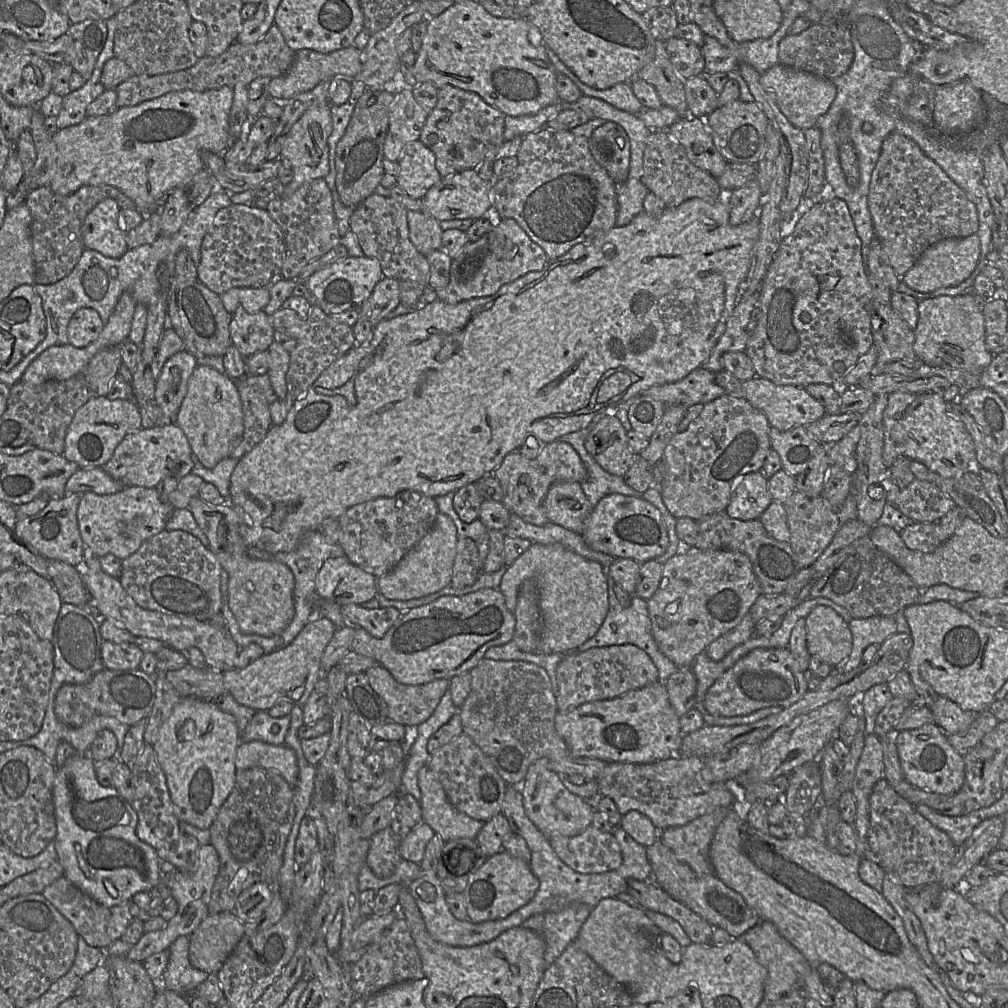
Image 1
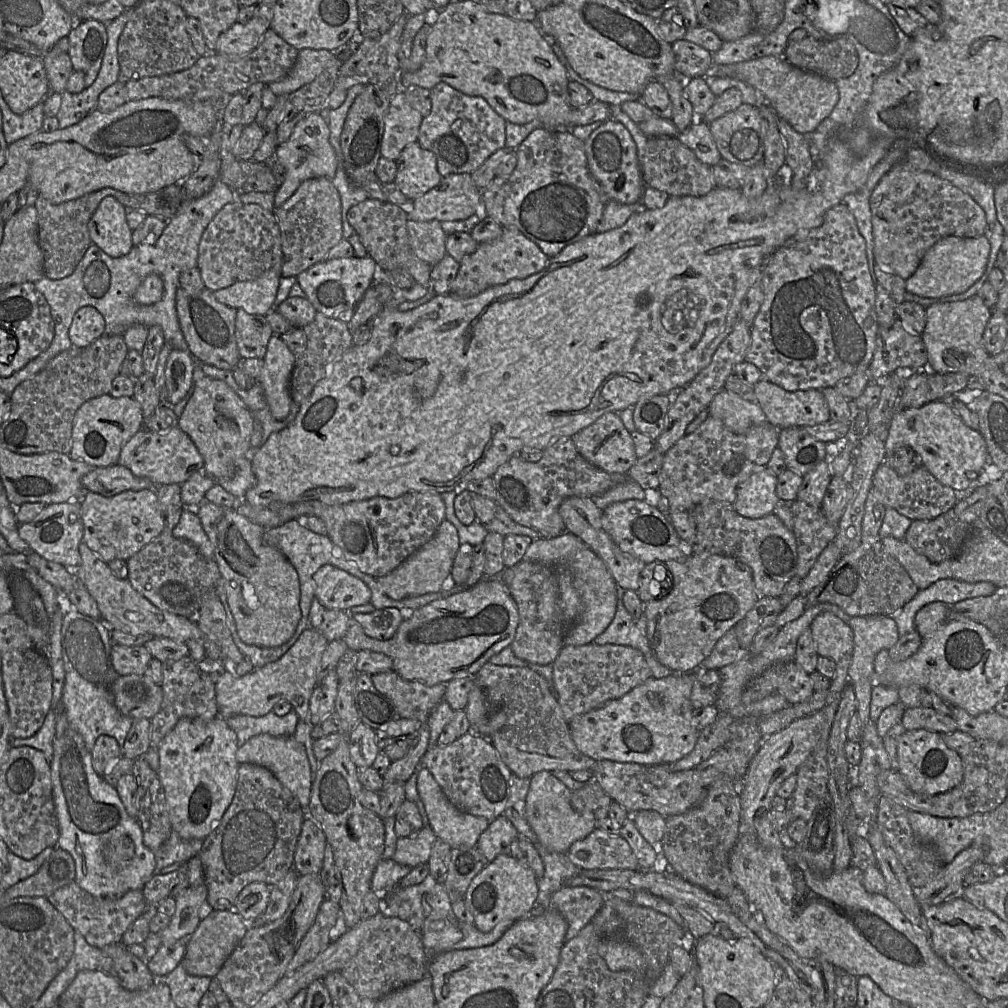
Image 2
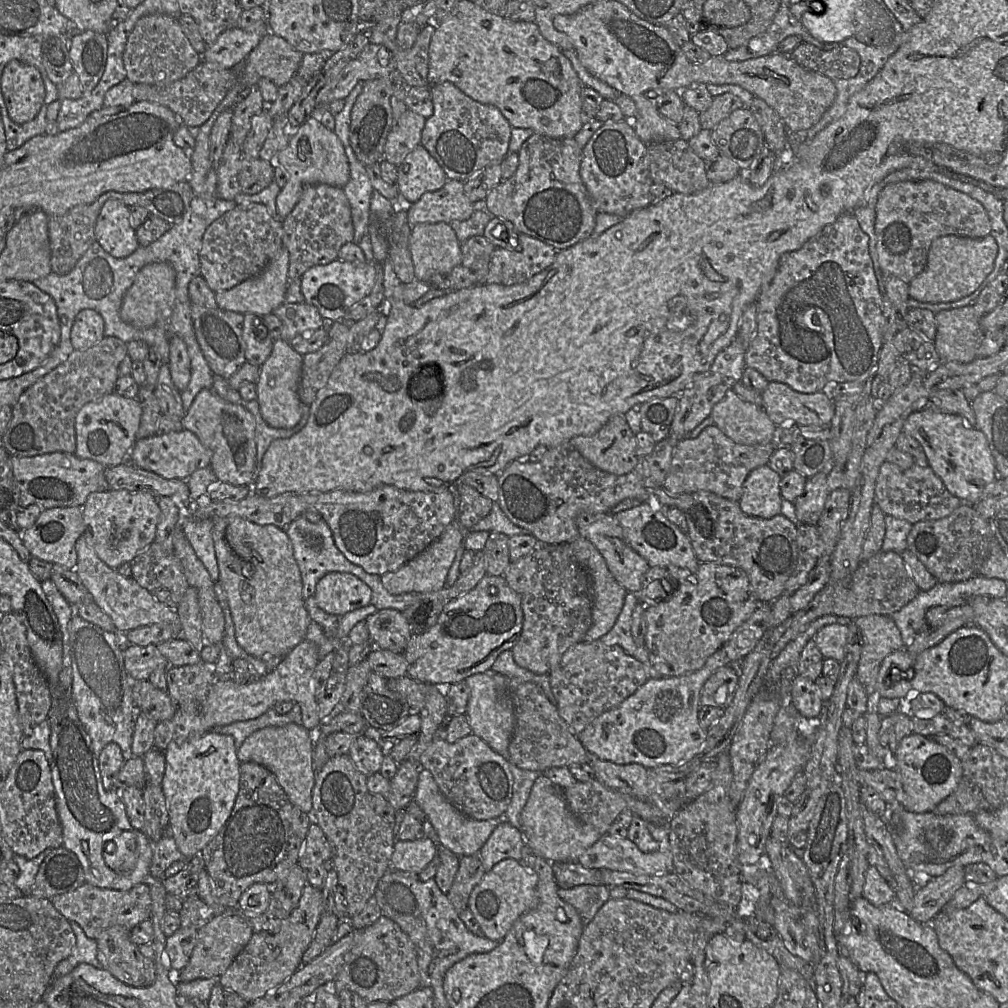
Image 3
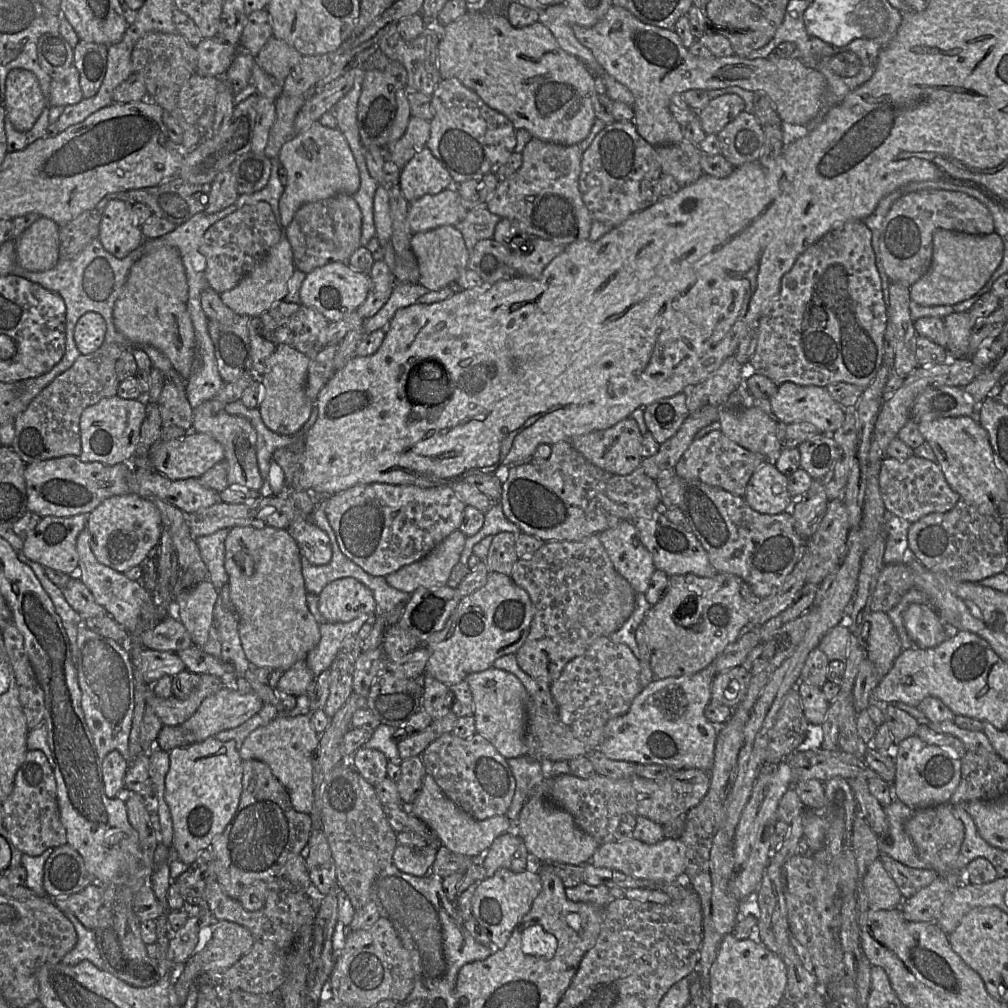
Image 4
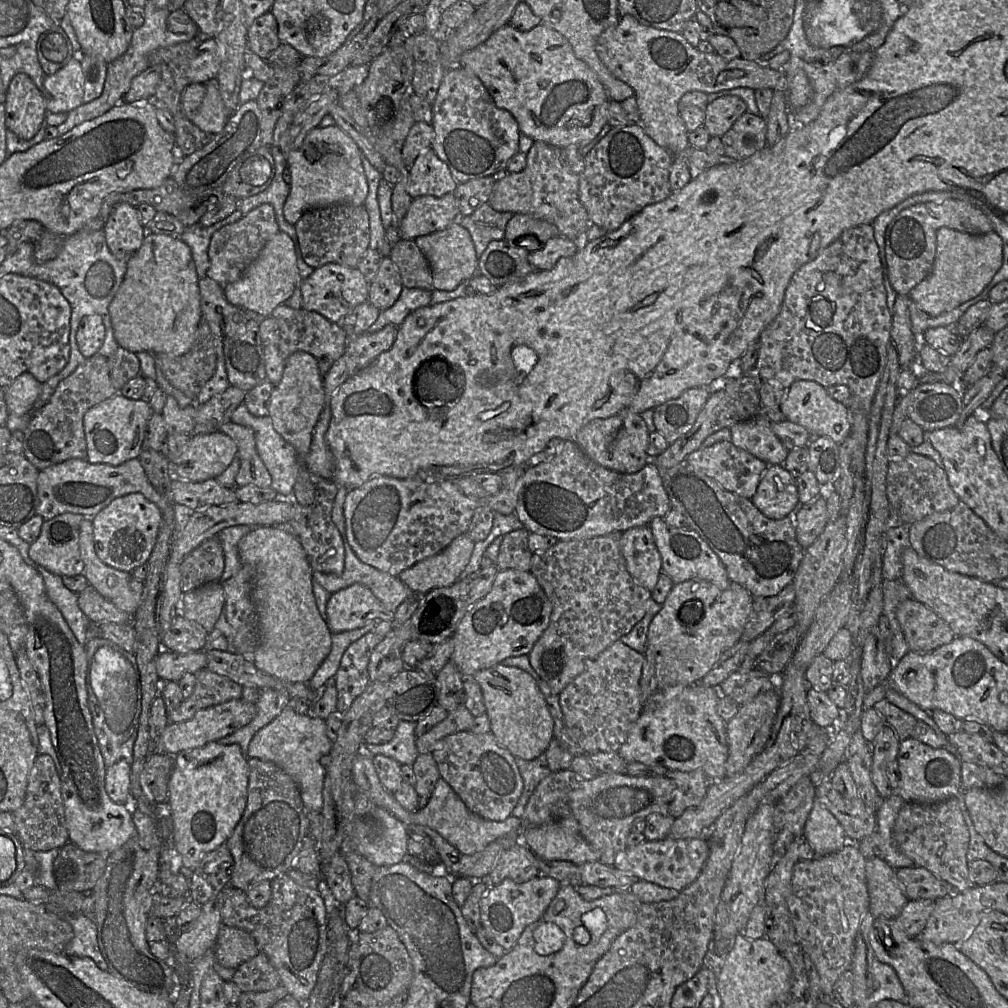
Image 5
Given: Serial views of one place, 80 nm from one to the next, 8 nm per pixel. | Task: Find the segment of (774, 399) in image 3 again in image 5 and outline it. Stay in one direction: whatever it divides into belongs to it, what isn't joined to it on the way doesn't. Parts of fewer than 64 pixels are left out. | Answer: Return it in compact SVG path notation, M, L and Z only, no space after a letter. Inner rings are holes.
M796 381L786 389L786 394L779 407L785 419L803 426L812 437L826 436L836 444L841 444L851 430L849 409L831 398L827 389L814 381Z

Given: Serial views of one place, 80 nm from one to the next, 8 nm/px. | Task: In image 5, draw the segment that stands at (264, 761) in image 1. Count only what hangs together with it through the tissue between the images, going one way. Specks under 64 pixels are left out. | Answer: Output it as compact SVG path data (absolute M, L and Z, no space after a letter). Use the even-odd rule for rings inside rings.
M288 707L253 736L248 746L247 757L272 762L283 769L298 785L304 806L311 811L320 812L326 776L321 759L330 753L331 746L325 720L297 714Z

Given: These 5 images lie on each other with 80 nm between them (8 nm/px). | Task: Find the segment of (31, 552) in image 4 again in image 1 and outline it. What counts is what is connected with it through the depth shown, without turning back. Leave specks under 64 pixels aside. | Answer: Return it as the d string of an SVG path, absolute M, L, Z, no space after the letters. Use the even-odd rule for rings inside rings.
M66 494L62 498L53 498L39 513L26 518L18 518L15 525L16 535L33 546L42 556L48 560L59 560L66 564L81 568L84 563L85 545L78 526L78 507L83 494Z

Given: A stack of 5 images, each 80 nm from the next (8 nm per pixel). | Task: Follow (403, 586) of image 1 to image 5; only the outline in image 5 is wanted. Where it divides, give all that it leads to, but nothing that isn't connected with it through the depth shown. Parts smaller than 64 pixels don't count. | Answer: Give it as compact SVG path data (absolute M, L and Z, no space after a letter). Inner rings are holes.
M461 534L436 555L399 573L398 578L412 592L421 594L451 586L469 563L474 544L466 534Z

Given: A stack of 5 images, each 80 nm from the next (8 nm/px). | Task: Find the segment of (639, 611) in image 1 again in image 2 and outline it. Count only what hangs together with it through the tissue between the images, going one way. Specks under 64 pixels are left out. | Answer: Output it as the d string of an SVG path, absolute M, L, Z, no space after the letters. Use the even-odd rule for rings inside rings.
M617 584L615 616L609 626L592 643L616 644L635 648L644 655L654 678L661 679L673 675L674 672L661 664L653 653L647 637L647 621L644 614L634 619L624 607L622 598L626 591Z

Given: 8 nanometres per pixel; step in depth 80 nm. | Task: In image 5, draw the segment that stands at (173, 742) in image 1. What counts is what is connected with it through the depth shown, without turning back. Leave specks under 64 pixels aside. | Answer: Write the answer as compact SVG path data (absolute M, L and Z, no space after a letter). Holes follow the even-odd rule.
M217 741L208 742L201 747L185 750L175 755L175 765L168 783L168 803L171 809L171 816L173 821L174 847L177 852L182 856L183 865L190 868L191 870L194 870L198 867L203 856L206 853L216 849L222 844L225 844L227 839L232 834L237 823L239 822L240 818L242 817L247 803L248 758L249 757L243 755L239 744L223 745L218 743Z

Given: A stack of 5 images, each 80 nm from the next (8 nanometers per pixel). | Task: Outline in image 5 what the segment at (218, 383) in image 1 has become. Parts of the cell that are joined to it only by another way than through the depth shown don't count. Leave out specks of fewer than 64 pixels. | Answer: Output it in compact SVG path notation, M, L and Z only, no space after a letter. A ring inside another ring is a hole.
M232 421L221 425L218 431L231 437L237 444L236 457L240 462L240 468L235 479L236 487L254 485L270 488L272 478L258 456L254 431Z

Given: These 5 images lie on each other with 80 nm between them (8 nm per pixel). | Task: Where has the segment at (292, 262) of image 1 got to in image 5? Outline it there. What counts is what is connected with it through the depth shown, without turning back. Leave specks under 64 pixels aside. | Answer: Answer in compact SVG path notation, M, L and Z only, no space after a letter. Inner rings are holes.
M336 204L311 208L294 226L299 253L304 262L314 269L328 263L357 267L370 245L369 215L364 206Z

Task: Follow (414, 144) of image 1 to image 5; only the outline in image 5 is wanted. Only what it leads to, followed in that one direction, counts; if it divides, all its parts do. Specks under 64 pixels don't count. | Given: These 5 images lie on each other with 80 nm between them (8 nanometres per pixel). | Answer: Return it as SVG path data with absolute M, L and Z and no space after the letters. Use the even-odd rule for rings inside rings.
M429 149L422 152L409 167L406 191L412 199L420 196L441 197L454 193L457 185L448 166Z

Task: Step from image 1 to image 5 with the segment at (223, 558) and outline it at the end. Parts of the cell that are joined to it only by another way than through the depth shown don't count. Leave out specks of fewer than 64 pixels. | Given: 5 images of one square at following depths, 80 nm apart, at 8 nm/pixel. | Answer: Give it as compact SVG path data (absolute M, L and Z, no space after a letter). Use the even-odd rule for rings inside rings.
M255 527L249 533L247 533L238 543L238 554L242 564L242 567L247 567L251 571L252 575L252 599L255 605L257 614L257 624L259 632L259 644L251 656L251 661L261 671L273 675L285 682L302 682L308 683L313 677L314 673L328 656L331 650L331 630L326 621L321 617L317 608L315 597L313 595L313 584L312 584L312 571L307 555L302 548L297 538L288 530L281 527Z

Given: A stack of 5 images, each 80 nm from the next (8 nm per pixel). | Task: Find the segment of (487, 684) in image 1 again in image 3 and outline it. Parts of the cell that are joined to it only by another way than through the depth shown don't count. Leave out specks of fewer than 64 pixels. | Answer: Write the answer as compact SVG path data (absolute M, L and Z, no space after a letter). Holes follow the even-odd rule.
M510 678L509 692L513 701L515 713L515 727L508 747L507 760L509 763L524 770L542 773L553 767L570 767L573 764L589 762L590 754L586 751L578 738L570 731L565 721L560 717L556 705L548 700L539 685L518 678Z

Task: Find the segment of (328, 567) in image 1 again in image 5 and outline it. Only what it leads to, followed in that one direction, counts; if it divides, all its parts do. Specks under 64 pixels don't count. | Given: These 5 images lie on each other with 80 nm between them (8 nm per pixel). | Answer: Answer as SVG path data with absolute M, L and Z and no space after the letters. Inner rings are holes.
M352 584L330 594L326 605L327 624L332 633L354 630L370 621L391 621L393 613L387 611L371 590L361 584Z

